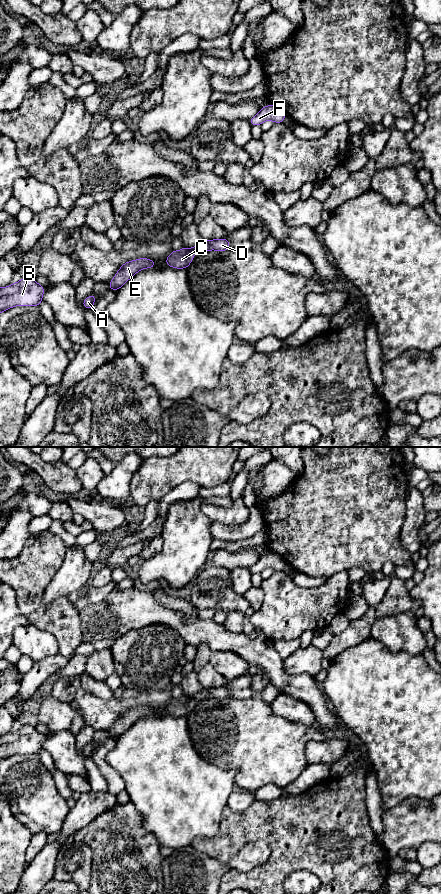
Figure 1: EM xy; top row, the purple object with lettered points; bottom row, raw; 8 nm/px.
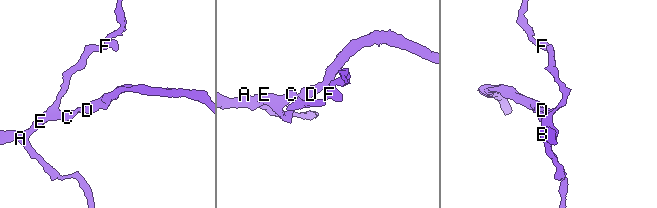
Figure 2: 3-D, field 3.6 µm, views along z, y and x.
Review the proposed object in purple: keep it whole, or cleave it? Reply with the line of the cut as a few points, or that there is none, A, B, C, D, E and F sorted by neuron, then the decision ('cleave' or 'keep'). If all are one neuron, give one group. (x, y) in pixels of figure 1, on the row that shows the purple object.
no cut | A B C D E F | keep

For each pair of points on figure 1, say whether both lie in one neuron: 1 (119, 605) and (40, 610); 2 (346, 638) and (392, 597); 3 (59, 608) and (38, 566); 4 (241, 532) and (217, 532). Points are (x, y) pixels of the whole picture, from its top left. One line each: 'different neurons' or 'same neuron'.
1: different neurons
2: same neuron
3: same neuron
4: same neuron

